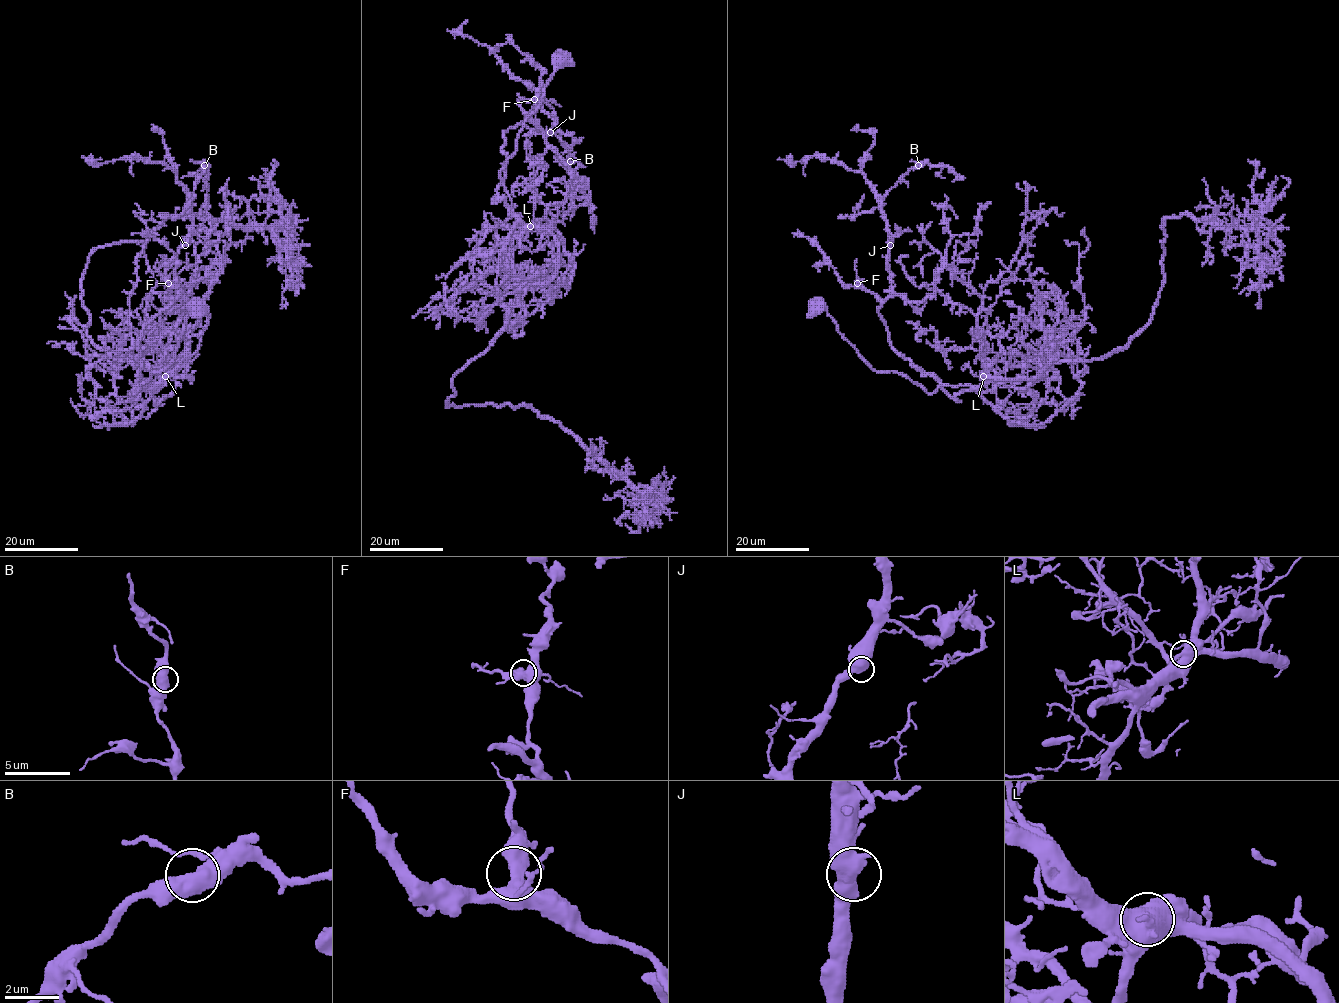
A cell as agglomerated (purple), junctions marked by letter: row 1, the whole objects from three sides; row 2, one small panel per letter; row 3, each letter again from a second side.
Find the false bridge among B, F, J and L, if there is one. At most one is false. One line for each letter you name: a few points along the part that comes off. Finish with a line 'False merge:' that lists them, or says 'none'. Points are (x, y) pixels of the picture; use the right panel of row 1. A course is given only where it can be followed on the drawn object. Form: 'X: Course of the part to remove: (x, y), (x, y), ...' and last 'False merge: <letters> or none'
L: Course of the part to remove: (984, 377), (991, 390), (1031, 357), (1121, 350), (1157, 299), (1167, 219), (1240, 226), (1261, 272), (1239, 293)
False merge: L

